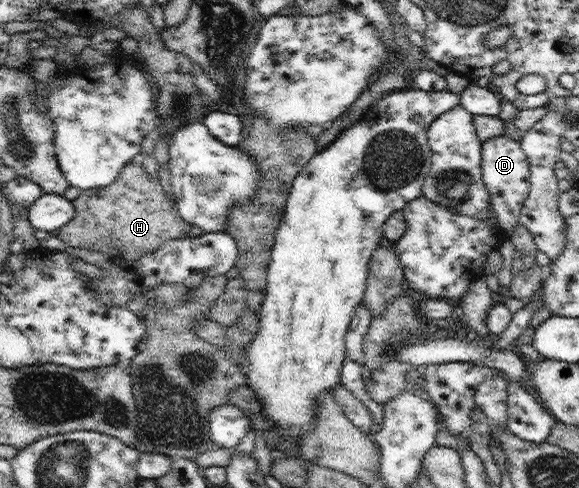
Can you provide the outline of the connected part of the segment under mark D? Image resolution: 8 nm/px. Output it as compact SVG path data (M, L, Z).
M508 135L497 136L482 142L482 178L492 203L492 211L499 227L511 235L516 223L519 222L523 202L530 190L530 161L521 149L520 142Z

